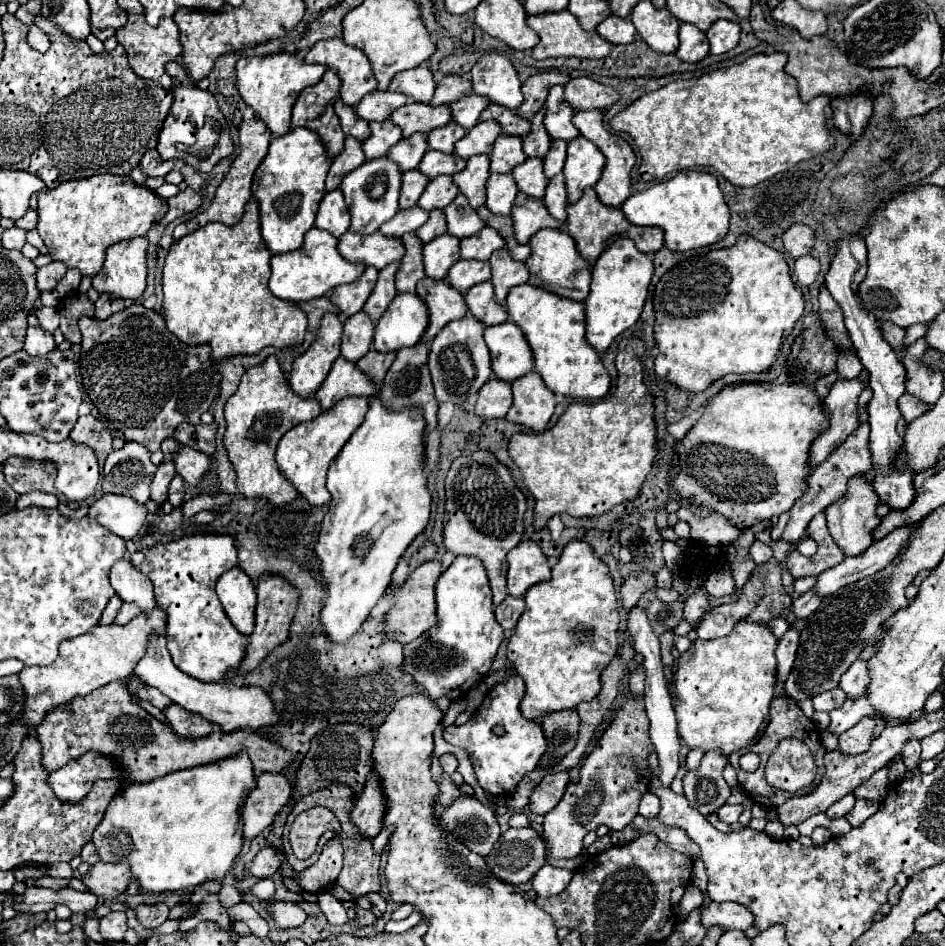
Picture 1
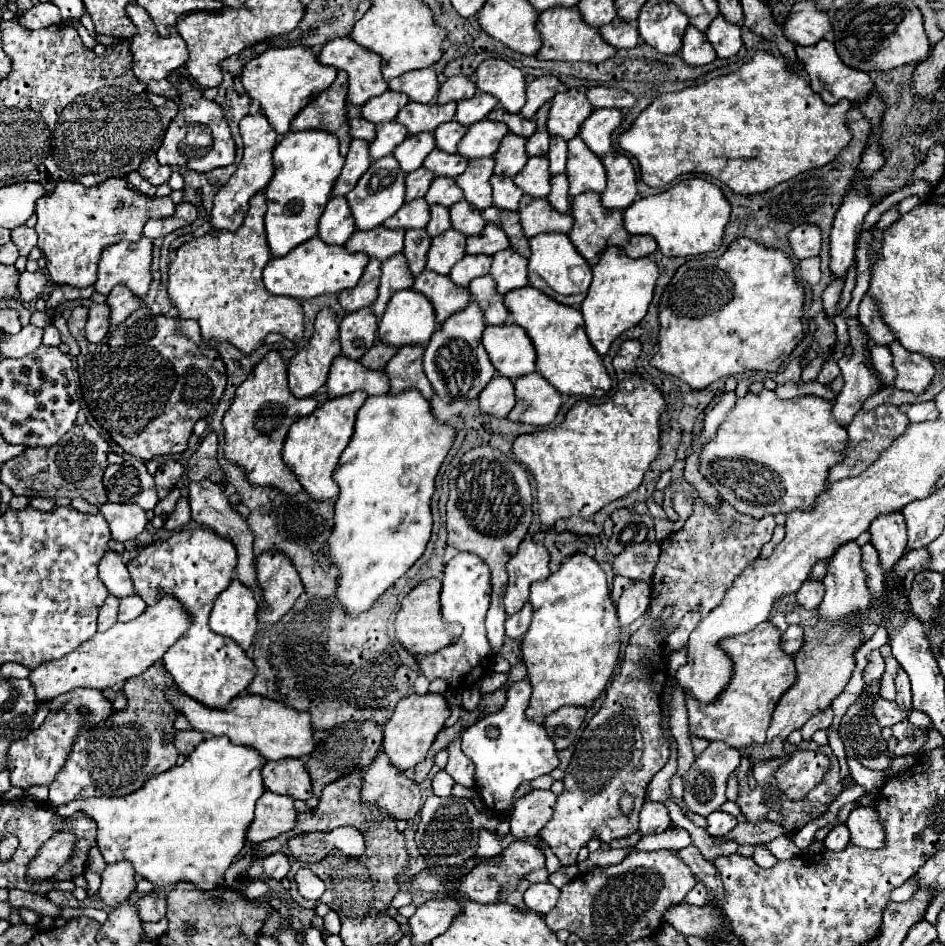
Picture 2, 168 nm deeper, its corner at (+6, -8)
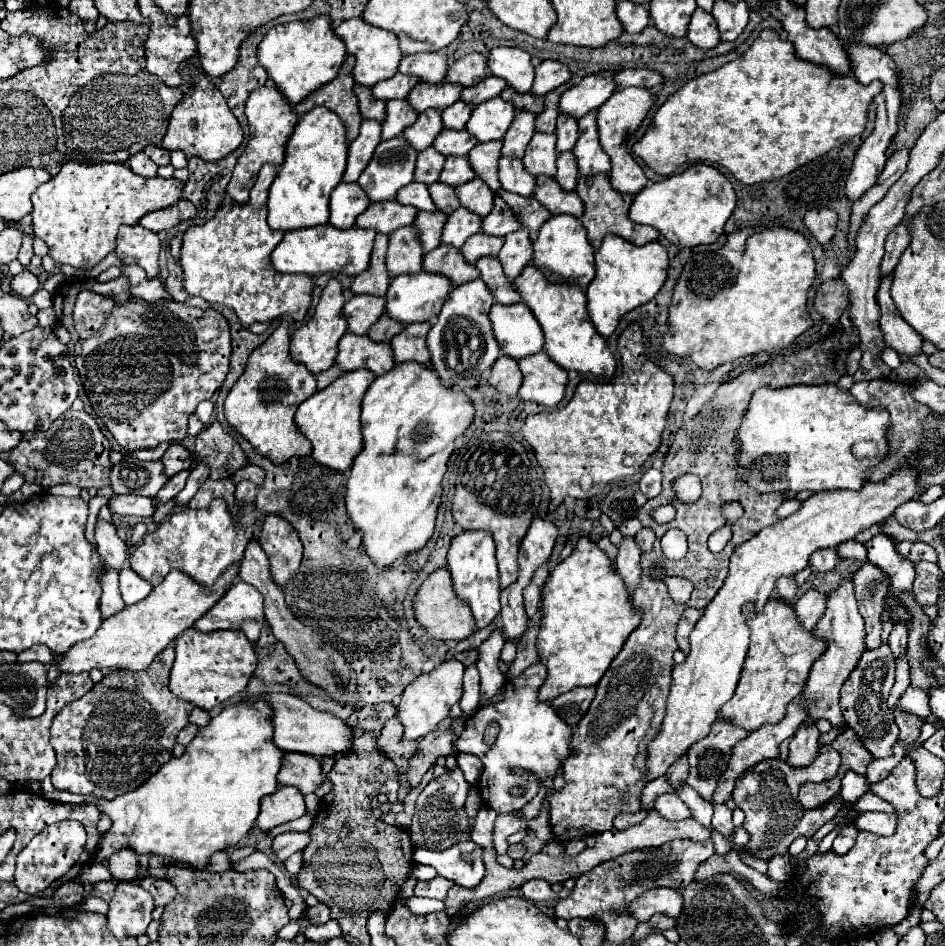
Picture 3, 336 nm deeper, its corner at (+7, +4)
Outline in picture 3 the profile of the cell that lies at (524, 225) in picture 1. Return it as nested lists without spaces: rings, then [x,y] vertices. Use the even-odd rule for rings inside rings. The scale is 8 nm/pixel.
[[[537,176],[533,198],[539,200],[541,206],[545,206],[551,214],[571,214],[579,218],[585,210],[581,204],[581,198],[575,192],[561,190],[557,182],[547,176]]]

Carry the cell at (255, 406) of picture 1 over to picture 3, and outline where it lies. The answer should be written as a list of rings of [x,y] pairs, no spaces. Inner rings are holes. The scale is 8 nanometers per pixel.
[[[283,322],[251,356],[245,372],[229,390],[225,400],[225,418],[237,434],[241,434],[253,448],[267,456],[273,464],[281,464],[291,456],[311,454],[311,444],[305,440],[293,422],[297,406],[317,392],[315,376],[289,356],[289,332]]]

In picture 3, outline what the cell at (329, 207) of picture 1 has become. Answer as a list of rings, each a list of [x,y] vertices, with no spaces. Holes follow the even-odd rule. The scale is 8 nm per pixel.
[[[347,182],[337,184],[329,200],[329,208],[331,208],[329,226],[341,230],[351,228],[355,224],[355,218],[361,212],[365,212],[367,206],[369,206],[369,198],[365,196],[359,184],[347,184]]]

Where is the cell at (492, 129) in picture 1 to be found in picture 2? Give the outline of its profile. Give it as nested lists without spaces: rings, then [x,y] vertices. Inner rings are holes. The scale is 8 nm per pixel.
[[[488,118],[480,120],[472,124],[466,136],[458,142],[458,152],[466,158],[494,156],[506,134],[508,134],[508,128],[504,122],[494,122]]]

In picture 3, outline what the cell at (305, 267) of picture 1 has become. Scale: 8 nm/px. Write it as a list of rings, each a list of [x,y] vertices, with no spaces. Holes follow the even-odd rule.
[[[329,224],[293,230],[293,232],[285,232],[283,240],[273,250],[271,264],[281,274],[317,276],[317,274],[327,274],[327,272],[341,272],[347,276],[357,276],[369,266],[373,240],[375,240],[375,232],[361,230],[361,228],[337,230],[337,228],[331,228]]]

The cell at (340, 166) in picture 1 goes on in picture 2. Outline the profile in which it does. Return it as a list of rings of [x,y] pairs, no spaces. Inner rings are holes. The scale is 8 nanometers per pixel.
[[[352,140],[350,152],[346,156],[346,164],[334,184],[332,196],[348,194],[356,186],[356,182],[362,178],[362,174],[368,170],[370,164],[372,164],[372,160],[368,154],[368,142],[366,140]]]

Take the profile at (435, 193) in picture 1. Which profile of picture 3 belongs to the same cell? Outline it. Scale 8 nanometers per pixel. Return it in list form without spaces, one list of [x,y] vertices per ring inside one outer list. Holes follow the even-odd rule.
[[[451,156],[451,158],[447,158],[447,162],[443,166],[439,182],[449,184],[449,186],[459,186],[459,184],[465,184],[473,178],[475,178],[473,170],[469,168],[469,162],[465,156],[459,156],[459,158]]]

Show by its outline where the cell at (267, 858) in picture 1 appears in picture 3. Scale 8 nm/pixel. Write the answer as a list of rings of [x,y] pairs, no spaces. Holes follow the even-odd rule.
[[[285,832],[285,834],[279,834],[273,844],[271,844],[271,850],[275,852],[275,856],[283,862],[287,860],[291,854],[303,850],[309,842],[309,834],[307,832]]]

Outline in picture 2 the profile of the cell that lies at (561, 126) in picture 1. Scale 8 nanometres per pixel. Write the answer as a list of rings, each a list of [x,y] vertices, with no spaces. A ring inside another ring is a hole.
[[[572,88],[564,94],[552,98],[548,132],[552,136],[562,136],[564,140],[574,138],[580,132],[582,122],[592,114],[594,106],[586,100],[586,88]]]

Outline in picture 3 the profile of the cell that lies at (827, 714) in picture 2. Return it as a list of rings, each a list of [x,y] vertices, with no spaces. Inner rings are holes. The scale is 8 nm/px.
[[[817,720],[811,724],[801,724],[799,730],[793,736],[793,742],[789,744],[789,764],[791,766],[807,766],[813,762],[813,758],[819,752],[819,730]]]

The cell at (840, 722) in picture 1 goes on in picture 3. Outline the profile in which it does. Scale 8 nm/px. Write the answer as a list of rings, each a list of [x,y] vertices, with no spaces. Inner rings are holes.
[[[909,686],[901,698],[899,698],[899,708],[907,714],[915,714],[915,716],[929,716],[929,702],[925,700],[925,692],[921,692],[921,688]]]

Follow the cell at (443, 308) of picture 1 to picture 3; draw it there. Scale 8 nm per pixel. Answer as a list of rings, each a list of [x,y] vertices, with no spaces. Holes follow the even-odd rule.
[[[439,246],[437,250],[425,254],[423,270],[425,272],[435,272],[435,274],[441,274],[441,276],[449,278],[453,286],[461,286],[469,280],[479,278],[477,268],[473,264],[467,264],[459,250],[443,248],[443,246]]]

